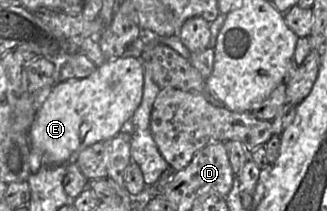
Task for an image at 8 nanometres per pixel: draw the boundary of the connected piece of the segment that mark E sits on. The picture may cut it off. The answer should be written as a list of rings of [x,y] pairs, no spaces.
[[[139,58],[106,60],[86,78],[56,82],[38,106],[29,131],[32,149],[39,153],[41,166],[75,162],[76,154],[96,142],[116,136],[142,101],[144,68]]]

